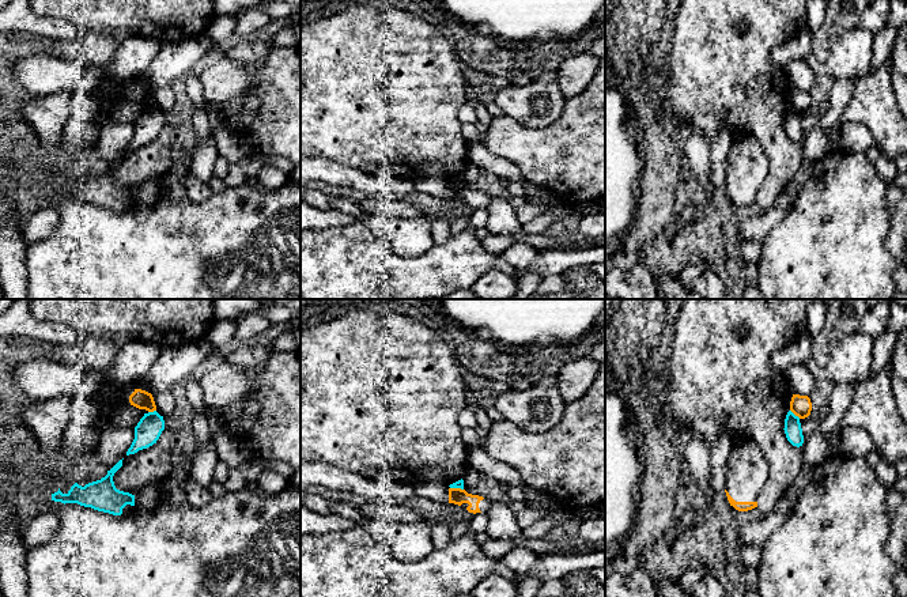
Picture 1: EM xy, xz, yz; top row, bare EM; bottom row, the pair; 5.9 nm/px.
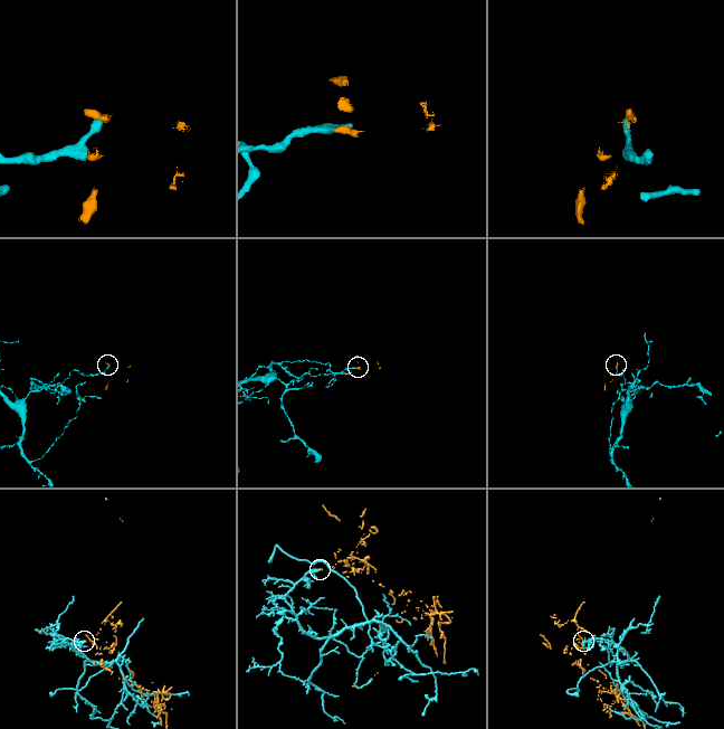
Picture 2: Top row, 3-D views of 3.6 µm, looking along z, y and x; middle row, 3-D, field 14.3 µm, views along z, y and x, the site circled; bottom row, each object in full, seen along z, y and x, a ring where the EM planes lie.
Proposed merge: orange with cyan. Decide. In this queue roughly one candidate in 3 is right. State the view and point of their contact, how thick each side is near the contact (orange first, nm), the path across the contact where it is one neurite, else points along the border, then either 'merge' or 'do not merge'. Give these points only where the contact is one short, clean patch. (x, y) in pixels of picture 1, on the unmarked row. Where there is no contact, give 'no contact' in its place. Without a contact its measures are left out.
yz (796, 110) | 120/100 nm | along yz (790, 105), (800, 113) | do not merge

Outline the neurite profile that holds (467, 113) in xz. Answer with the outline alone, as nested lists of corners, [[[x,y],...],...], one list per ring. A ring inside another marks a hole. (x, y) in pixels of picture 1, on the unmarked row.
[[[465,103],[458,110],[458,118],[464,124],[475,124],[477,121],[476,109],[470,103]]]

